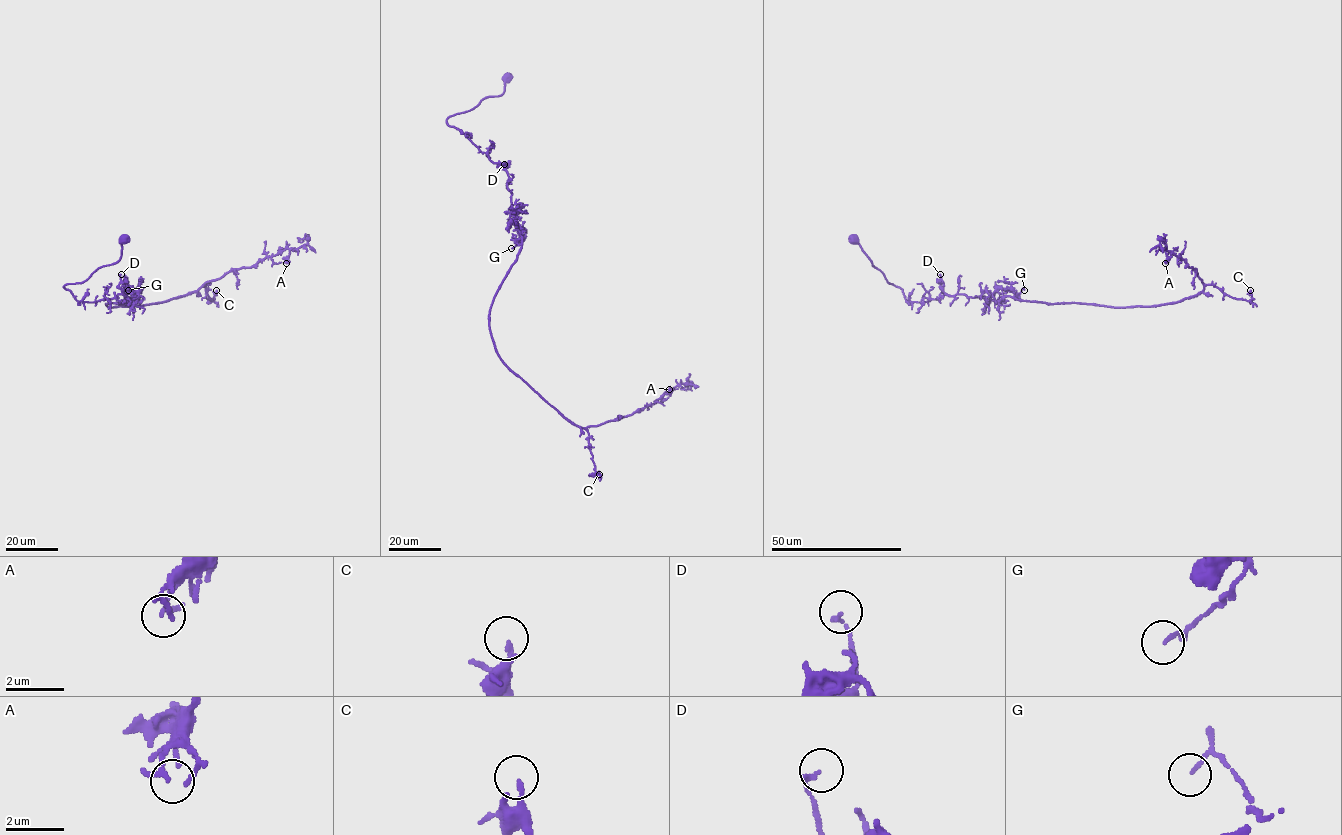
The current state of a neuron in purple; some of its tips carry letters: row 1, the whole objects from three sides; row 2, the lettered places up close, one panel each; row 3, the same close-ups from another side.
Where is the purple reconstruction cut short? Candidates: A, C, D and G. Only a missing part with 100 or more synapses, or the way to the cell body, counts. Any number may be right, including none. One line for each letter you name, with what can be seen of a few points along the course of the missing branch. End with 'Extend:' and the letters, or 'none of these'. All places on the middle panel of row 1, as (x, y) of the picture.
Extend: none of these

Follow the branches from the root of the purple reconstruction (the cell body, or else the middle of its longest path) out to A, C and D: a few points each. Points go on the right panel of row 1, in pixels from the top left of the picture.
A: (853, 239), (908, 301), (965, 294), (1132, 307), (1178, 302), (1204, 289), (1196, 271), (1166, 248), (1165, 263)
C: (853, 239), (908, 301), (965, 294), (1132, 307), (1178, 302), (1207, 284), (1247, 301), (1250, 290)
D: (853, 239), (887, 281), (902, 290), (908, 301), (926, 302), (945, 293), (940, 274)

